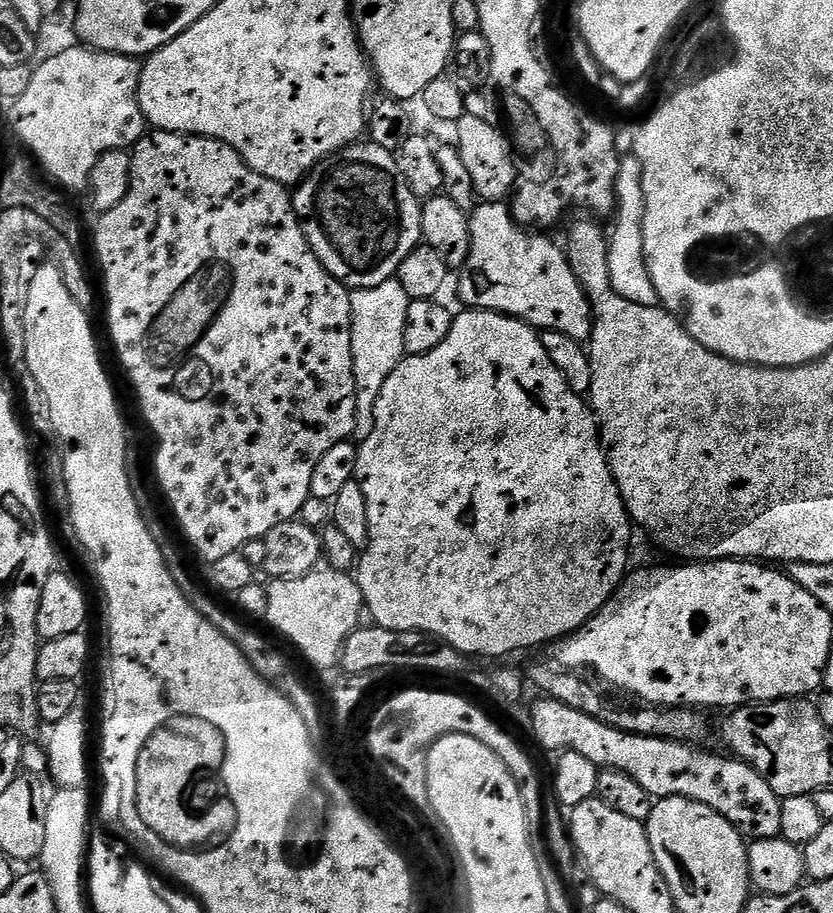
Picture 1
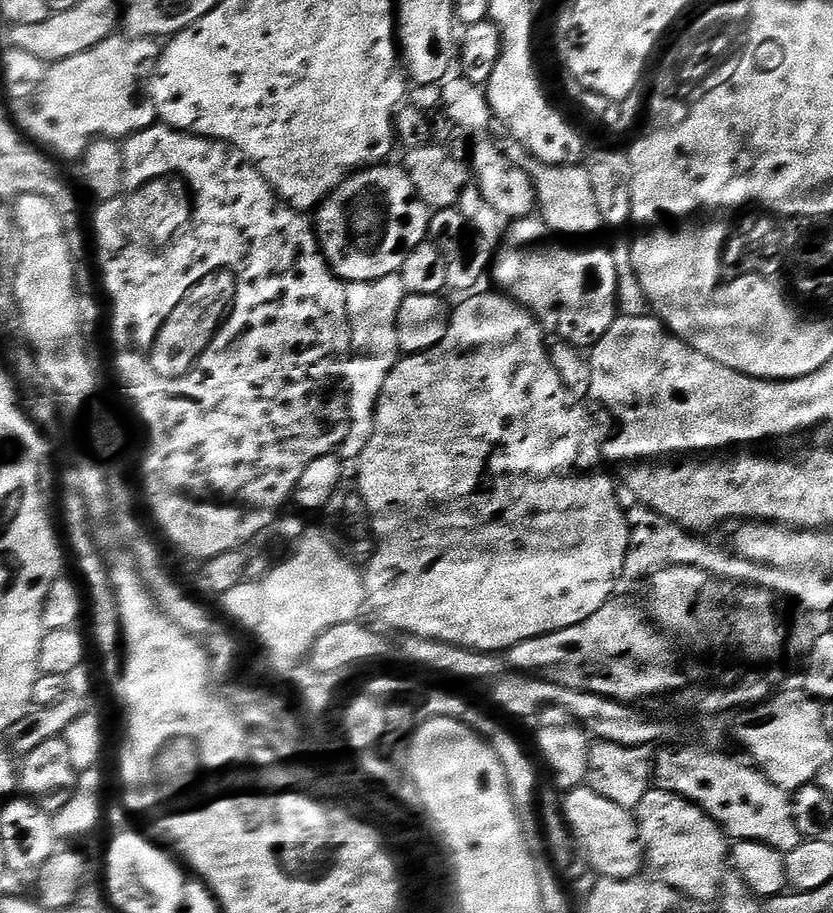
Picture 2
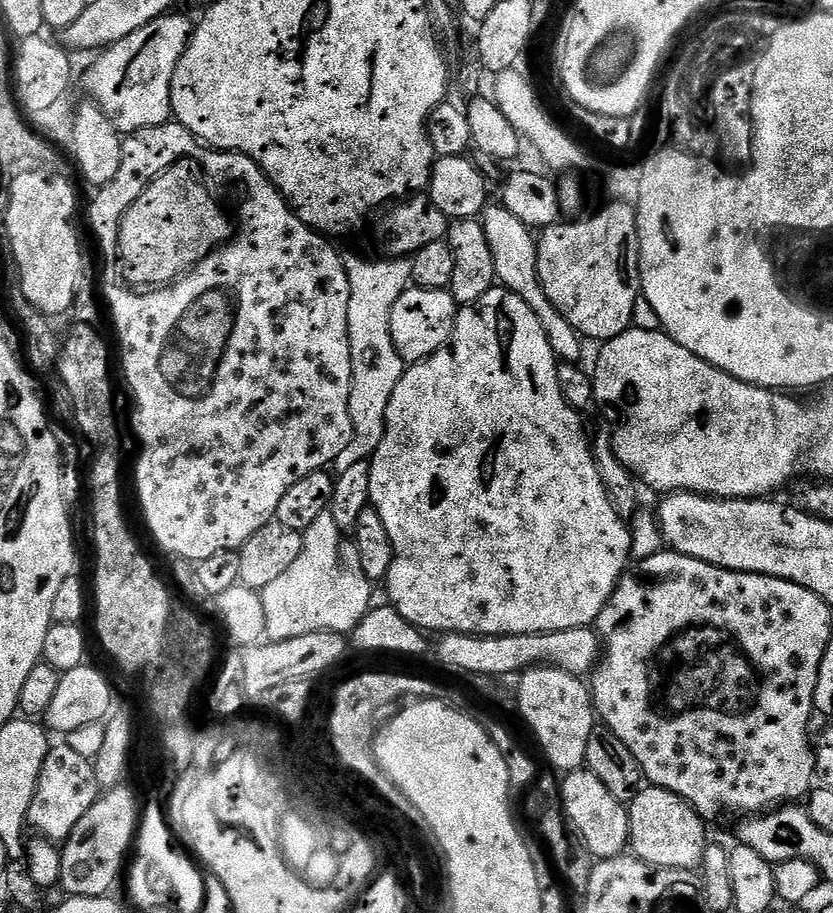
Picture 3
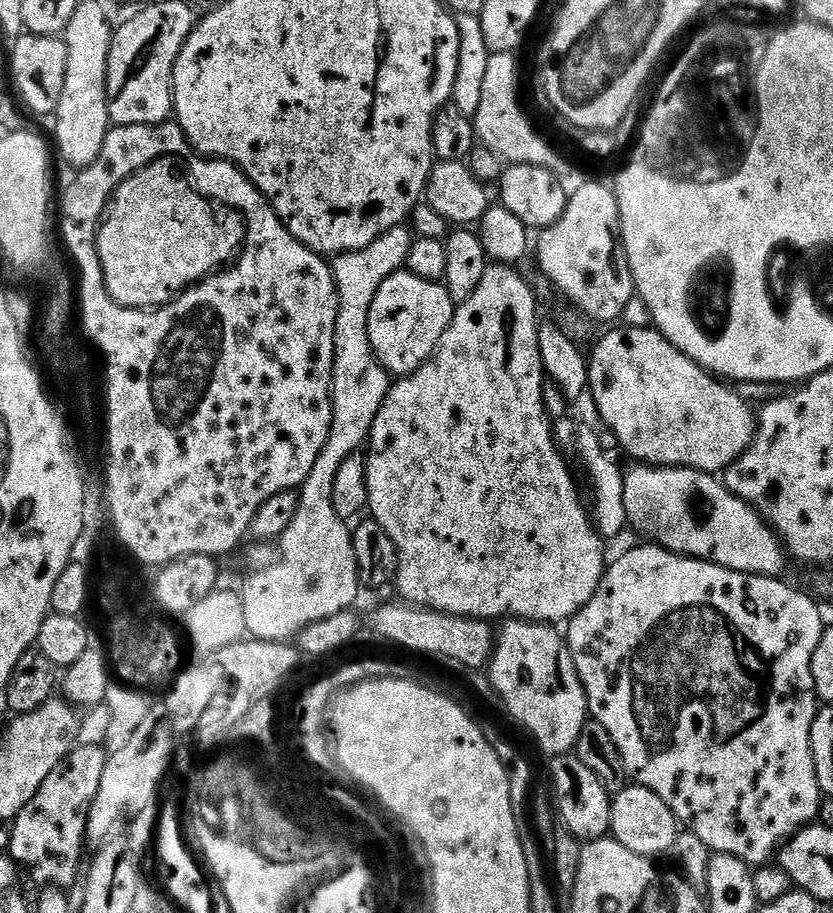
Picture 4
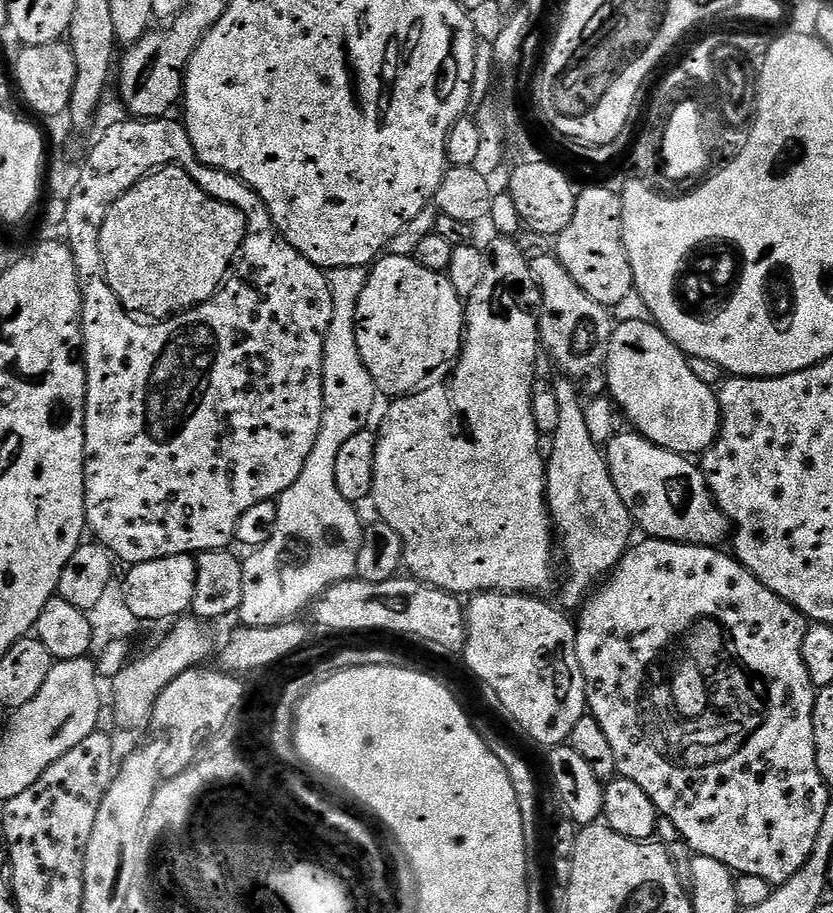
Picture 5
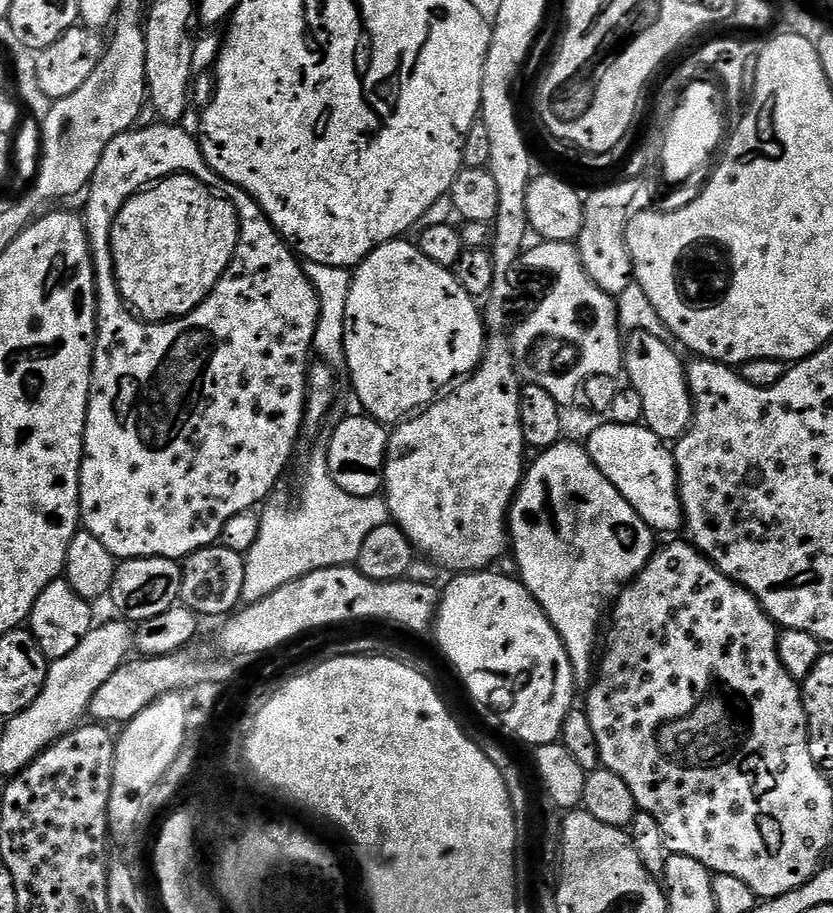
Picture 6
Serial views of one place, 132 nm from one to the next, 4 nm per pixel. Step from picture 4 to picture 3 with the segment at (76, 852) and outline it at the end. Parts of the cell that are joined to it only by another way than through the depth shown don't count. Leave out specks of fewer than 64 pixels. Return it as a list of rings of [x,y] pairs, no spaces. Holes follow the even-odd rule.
[[[66,742],[47,749],[41,764],[40,776],[37,778],[36,789],[33,790],[32,800],[29,802],[26,824],[33,833],[43,839],[53,842],[63,842],[70,830],[82,818],[98,798],[98,777],[89,757],[78,754],[78,750],[71,748]]]

